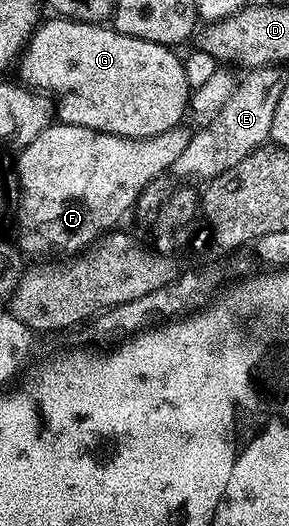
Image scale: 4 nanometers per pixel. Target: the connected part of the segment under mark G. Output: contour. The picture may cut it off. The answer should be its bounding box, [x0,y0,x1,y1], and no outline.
[21,16,192,139]

